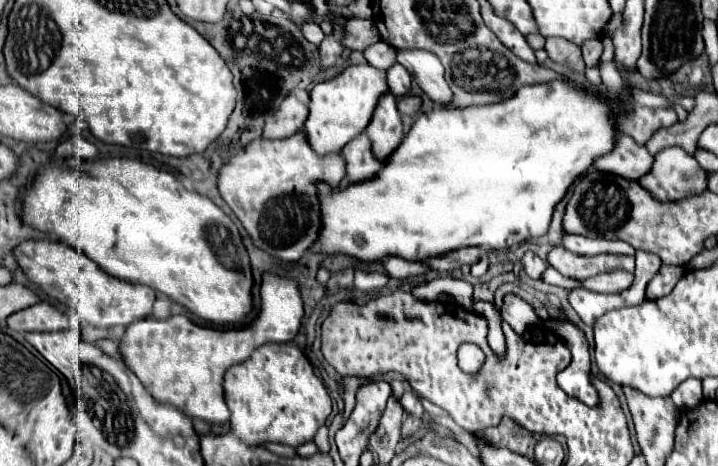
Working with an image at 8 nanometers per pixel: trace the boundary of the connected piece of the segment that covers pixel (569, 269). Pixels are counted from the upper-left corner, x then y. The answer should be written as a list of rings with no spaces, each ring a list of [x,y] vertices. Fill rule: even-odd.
[[[555,246],[547,258],[563,276],[573,280],[587,280],[591,276],[609,272],[609,270],[627,270],[635,272],[635,258],[633,256],[615,256],[615,254],[599,254],[599,256],[579,256],[561,246]]]

